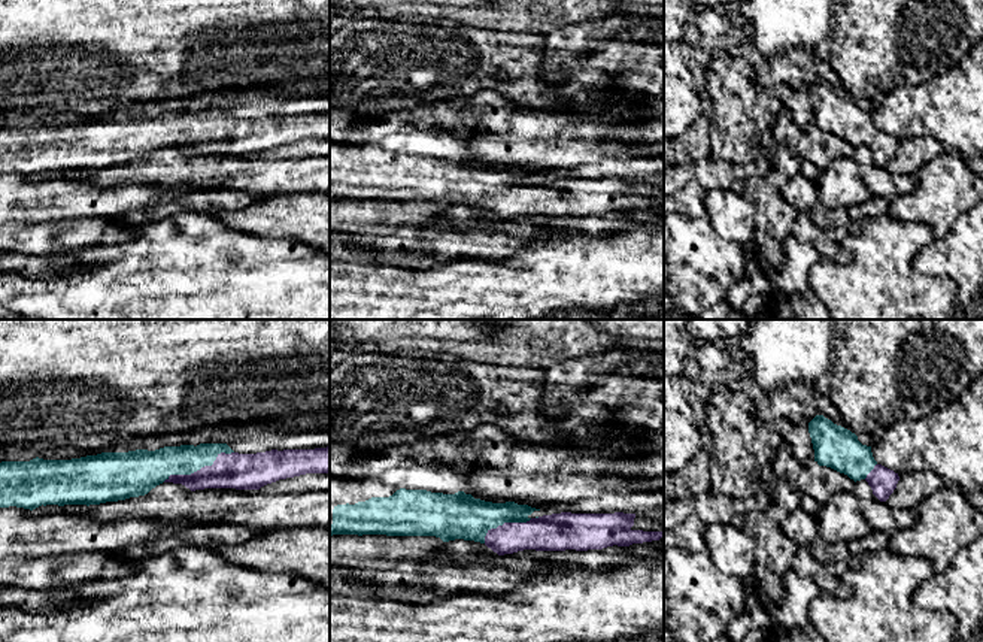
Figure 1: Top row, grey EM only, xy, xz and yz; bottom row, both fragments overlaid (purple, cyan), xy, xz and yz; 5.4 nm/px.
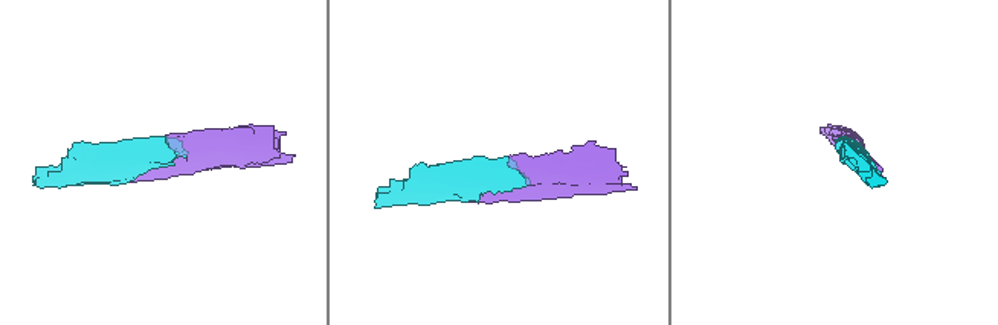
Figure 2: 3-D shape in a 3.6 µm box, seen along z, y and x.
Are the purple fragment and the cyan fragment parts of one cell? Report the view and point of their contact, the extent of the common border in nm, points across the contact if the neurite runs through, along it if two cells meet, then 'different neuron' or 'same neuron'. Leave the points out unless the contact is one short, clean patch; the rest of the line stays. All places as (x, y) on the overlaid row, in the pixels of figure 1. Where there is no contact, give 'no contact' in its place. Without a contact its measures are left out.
meets purple in xy at (200, 469); contact 420 nm long; same neuron

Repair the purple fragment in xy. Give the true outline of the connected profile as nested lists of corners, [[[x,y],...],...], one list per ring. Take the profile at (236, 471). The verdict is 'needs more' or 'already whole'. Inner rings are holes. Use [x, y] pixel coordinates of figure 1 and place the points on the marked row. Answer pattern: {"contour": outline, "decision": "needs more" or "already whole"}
{"contour": [[[227,443],[164,446],[155,451],[101,452],[72,460],[1,461],[0,508],[36,509],[46,505],[100,505],[148,494],[163,482],[204,488],[260,490],[279,479],[306,473],[330,473],[330,446],[315,449],[271,449],[234,452]]], "decision": "needs more"}

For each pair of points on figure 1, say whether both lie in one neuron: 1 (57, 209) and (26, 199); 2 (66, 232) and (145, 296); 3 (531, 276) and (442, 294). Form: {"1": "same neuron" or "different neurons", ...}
{"1": "same neuron", "2": "different neurons", "3": "same neuron"}

